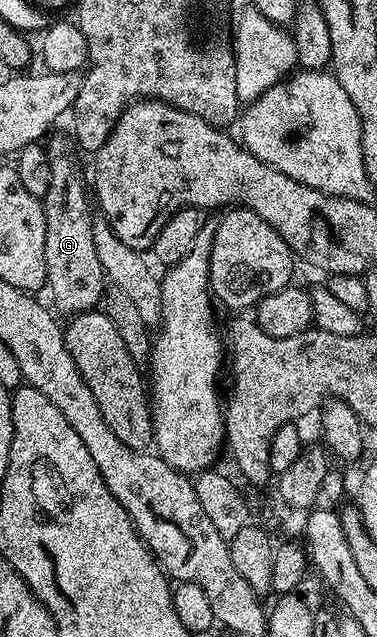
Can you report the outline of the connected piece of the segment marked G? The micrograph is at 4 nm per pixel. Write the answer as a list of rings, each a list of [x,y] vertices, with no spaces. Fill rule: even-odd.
[[[67,134],[55,135],[46,143],[50,157],[50,189],[46,189],[42,200],[46,217],[46,287],[49,292],[52,290],[55,310],[65,311],[65,316],[71,317],[101,306],[106,276],[94,249],[94,207],[90,202],[89,184],[88,187],[84,184],[84,175],[72,156],[73,140]]]

